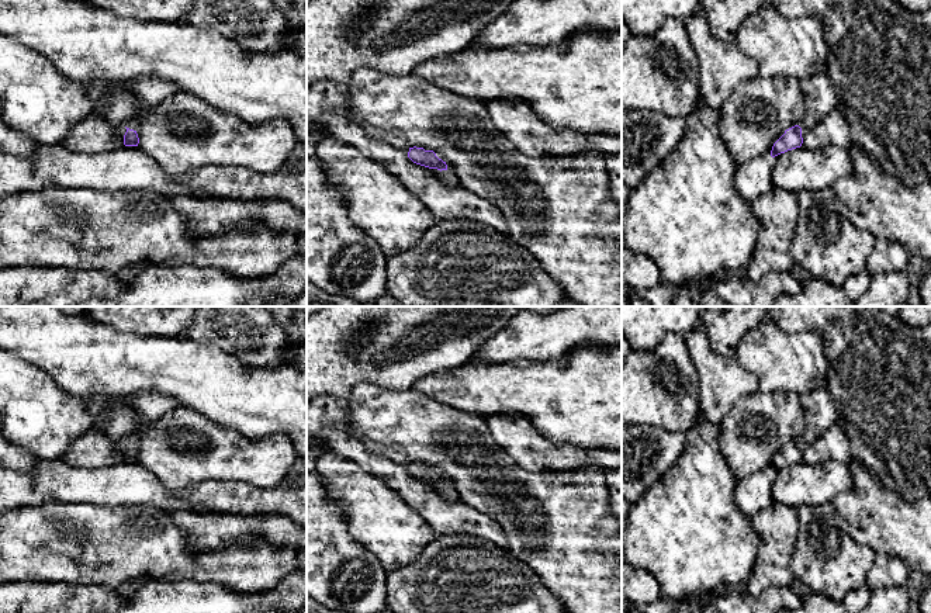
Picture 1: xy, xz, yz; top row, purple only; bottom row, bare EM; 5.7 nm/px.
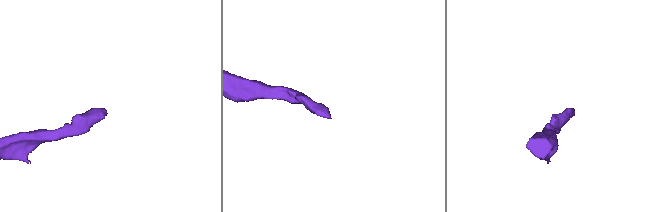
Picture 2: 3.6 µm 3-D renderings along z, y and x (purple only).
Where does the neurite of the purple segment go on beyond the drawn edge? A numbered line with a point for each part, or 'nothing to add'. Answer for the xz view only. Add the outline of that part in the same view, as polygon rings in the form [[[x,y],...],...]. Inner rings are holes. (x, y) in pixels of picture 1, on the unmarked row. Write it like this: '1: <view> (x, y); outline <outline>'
1: xz (447, 492); outline [[[449,484],[440,486],[440,495],[442,495],[443,499],[446,499],[449,502],[457,502],[457,501],[460,501],[458,493],[453,488],[453,485],[449,485]]]

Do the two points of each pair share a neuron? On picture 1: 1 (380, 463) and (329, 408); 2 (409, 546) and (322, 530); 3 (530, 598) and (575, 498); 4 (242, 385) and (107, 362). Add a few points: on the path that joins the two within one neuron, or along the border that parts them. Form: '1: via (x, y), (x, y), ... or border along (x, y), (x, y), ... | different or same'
1: via (363, 457), (331, 425) | same
2: border along (339, 505), (348, 530), (376, 558) | different
3: border along (514, 556), (521, 558), (559, 598) | different
4: via (208, 380), (176, 366), (141, 364) | same

